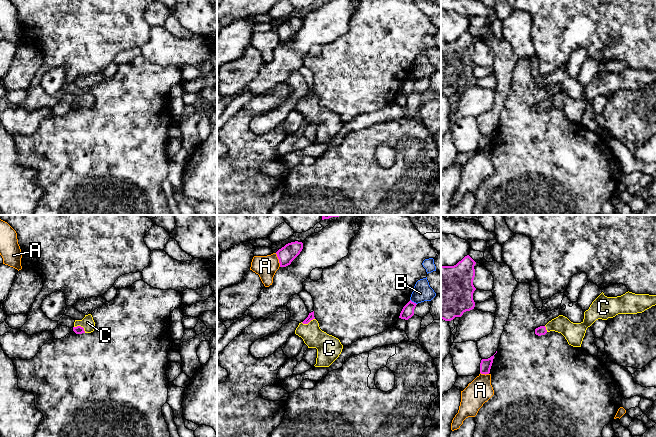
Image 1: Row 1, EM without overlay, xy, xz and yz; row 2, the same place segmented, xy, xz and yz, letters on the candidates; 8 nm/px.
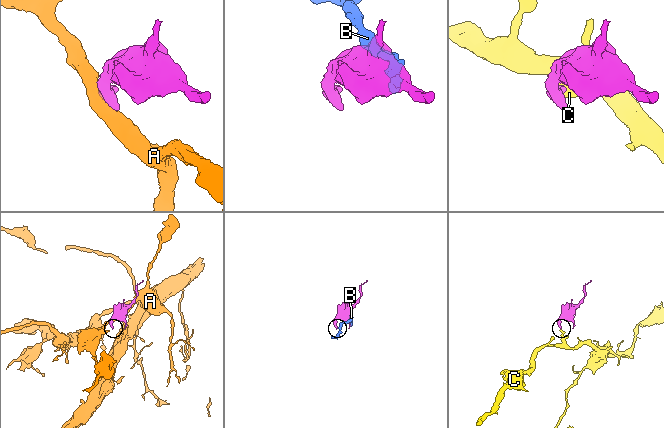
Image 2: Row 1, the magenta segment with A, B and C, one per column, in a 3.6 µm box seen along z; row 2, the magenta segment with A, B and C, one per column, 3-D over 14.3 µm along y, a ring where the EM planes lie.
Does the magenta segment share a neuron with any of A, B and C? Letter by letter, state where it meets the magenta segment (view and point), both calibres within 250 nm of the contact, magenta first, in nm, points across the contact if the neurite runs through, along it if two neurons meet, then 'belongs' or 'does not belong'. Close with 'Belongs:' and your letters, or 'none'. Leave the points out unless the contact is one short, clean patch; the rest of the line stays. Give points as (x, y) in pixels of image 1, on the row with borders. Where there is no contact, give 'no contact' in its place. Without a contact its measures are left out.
A: contact xz (279, 260); calibres 140 and 180 nm; does not belong
B: contact xz (413, 302); calibres 100 and 150 nm; does not belong
C: contact xy (80, 326); calibres 60 and 100 nm; way xy (78, 330), (80, 326), (87, 322); belongs
Belongs: C

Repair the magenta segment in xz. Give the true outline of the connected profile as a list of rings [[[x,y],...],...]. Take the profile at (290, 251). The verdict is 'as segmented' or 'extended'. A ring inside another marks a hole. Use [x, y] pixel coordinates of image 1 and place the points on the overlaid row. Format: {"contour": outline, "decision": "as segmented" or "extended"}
{"contour": [[[291,242],[279,249],[276,254],[279,259],[280,267],[286,267],[300,254],[303,249],[302,242]]], "decision": "as segmented"}

